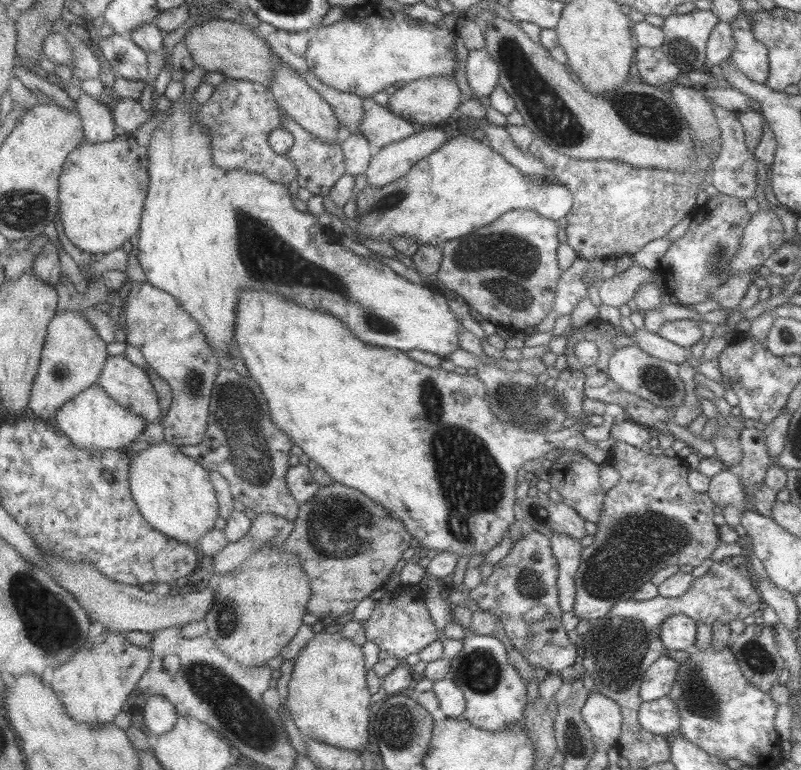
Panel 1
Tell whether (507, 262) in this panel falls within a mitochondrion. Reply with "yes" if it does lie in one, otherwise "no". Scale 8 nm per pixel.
yes

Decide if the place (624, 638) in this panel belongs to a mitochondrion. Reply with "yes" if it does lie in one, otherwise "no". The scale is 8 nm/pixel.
yes

